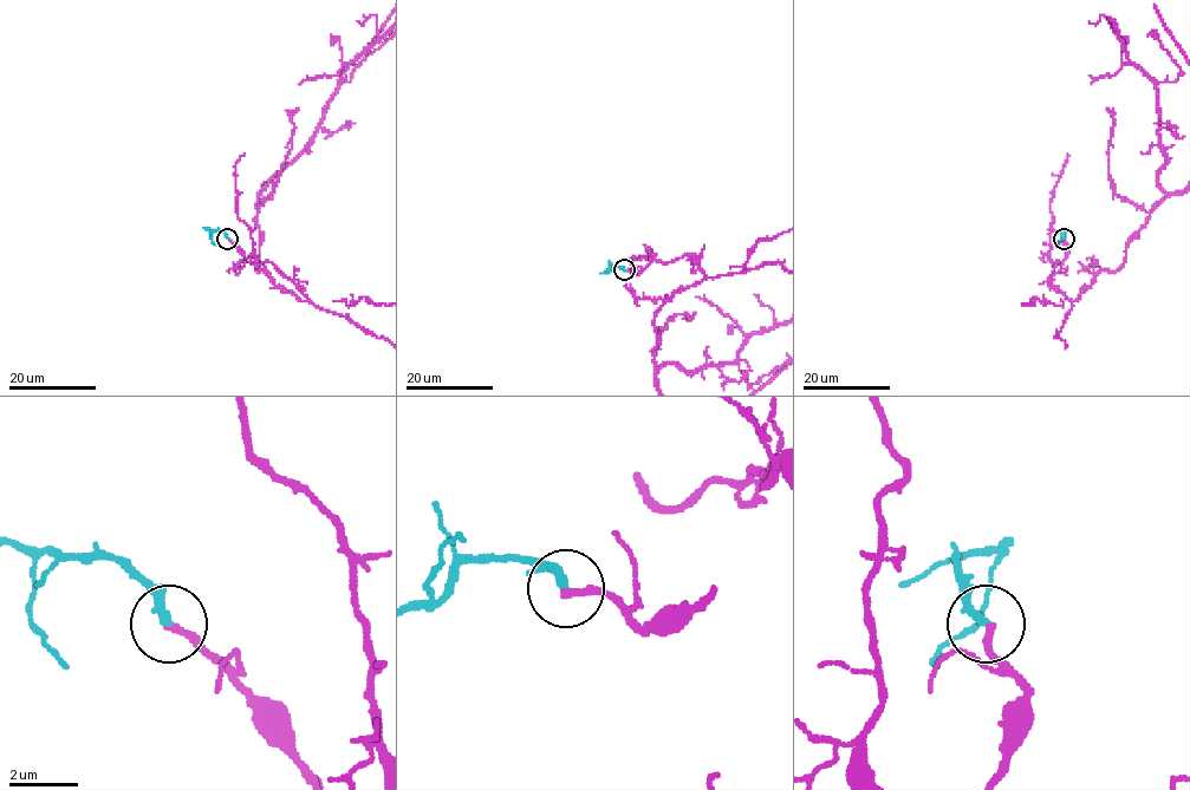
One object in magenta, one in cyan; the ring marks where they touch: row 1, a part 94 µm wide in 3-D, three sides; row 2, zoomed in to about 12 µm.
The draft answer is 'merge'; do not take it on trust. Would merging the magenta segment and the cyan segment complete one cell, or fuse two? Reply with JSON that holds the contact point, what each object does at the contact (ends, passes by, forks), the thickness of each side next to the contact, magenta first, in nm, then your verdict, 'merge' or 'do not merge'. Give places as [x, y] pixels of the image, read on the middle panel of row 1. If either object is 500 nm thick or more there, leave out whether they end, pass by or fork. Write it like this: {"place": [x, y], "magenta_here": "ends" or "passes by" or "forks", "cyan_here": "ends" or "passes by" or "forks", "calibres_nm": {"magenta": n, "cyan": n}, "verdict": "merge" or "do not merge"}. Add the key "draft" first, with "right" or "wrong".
{"draft": "right", "place": [624, 269], "magenta_here": "ends", "cyan_here": "ends", "calibres_nm": {"magenta": 240, "cyan": 280}, "verdict": "merge"}

